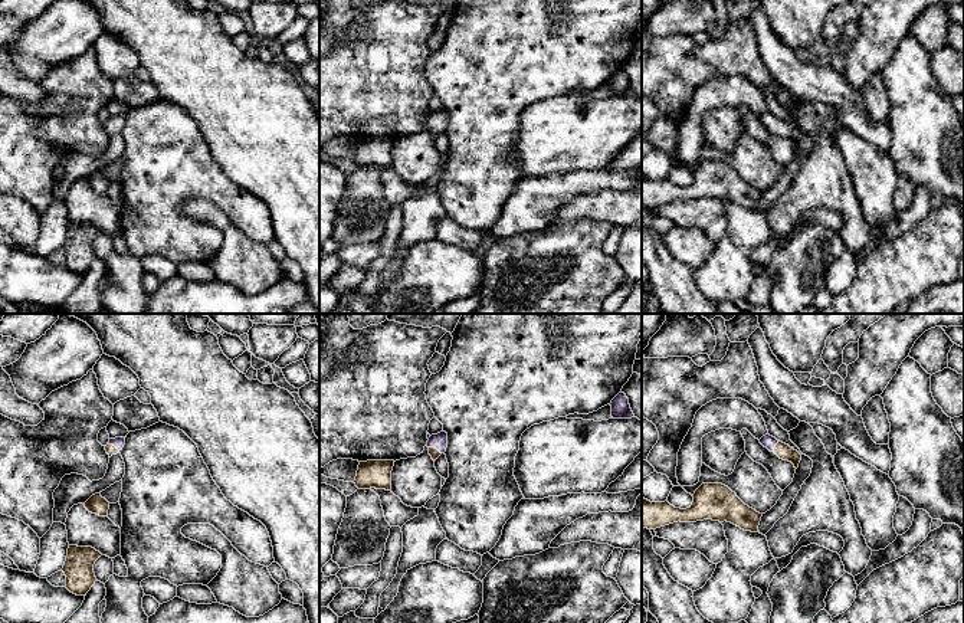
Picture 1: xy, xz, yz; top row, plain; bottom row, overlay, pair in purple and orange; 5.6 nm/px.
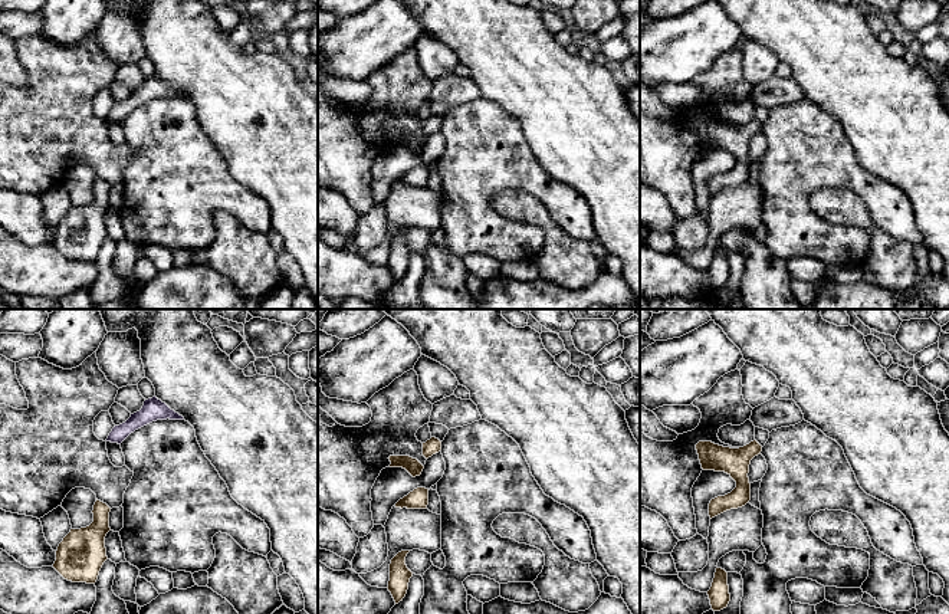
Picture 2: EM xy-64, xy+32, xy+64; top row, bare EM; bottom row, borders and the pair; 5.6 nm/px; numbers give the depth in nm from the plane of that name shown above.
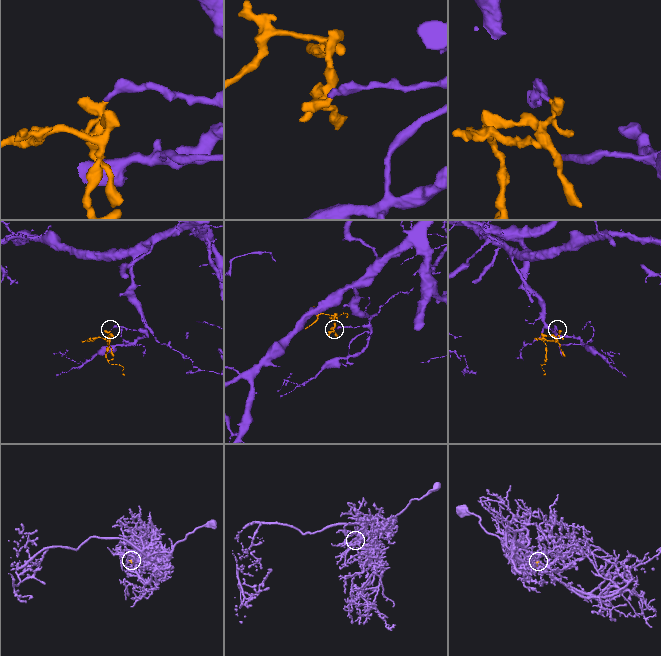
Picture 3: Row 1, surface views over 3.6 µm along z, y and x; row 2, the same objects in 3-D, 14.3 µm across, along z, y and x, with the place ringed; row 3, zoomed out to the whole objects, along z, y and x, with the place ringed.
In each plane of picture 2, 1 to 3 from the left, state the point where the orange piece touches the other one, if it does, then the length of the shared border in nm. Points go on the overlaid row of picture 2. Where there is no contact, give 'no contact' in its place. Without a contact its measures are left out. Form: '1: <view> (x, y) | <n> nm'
1: no contact
2: no contact
3: no contact

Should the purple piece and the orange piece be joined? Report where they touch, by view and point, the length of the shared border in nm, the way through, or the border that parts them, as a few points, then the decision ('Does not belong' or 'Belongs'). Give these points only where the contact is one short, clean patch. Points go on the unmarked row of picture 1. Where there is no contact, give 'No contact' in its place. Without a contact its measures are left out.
Touches purple at yz (774, 124). Shared border 70 nm. Path across: yz (767, 118), (774, 124), (783, 128). Belongs

